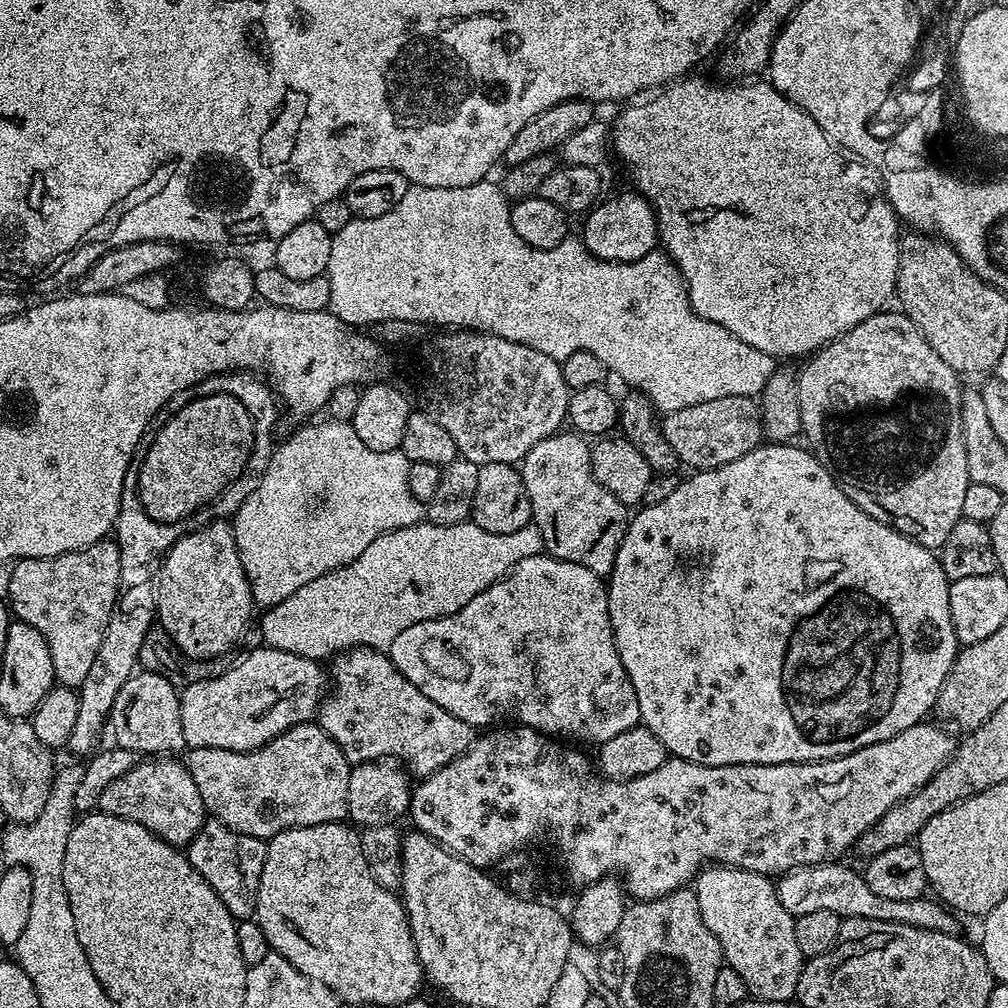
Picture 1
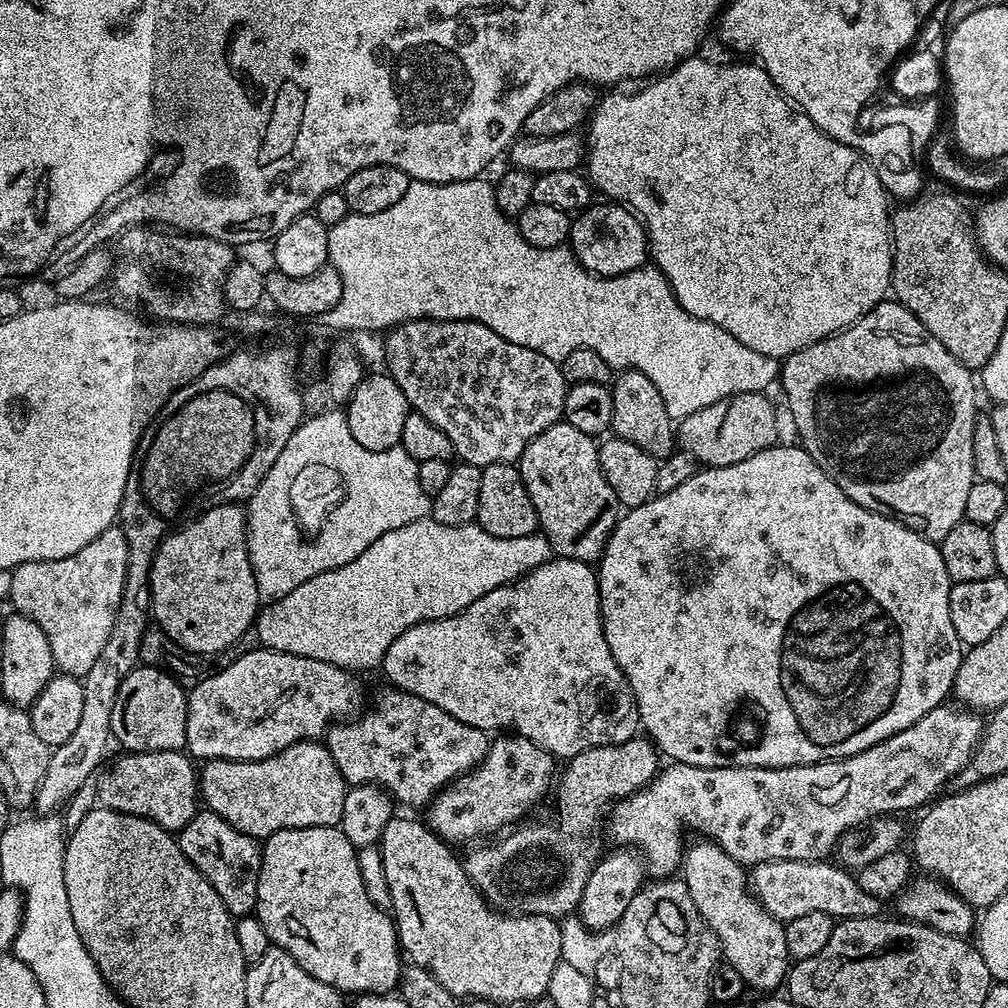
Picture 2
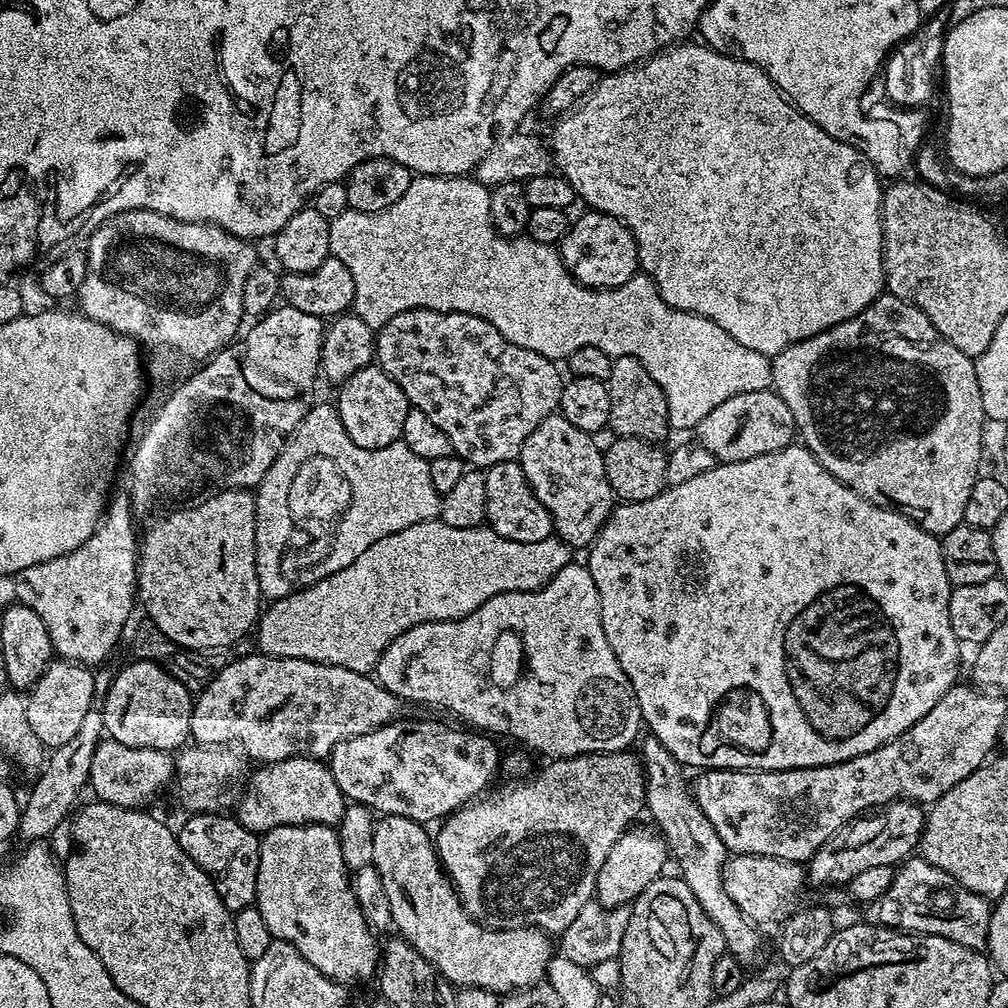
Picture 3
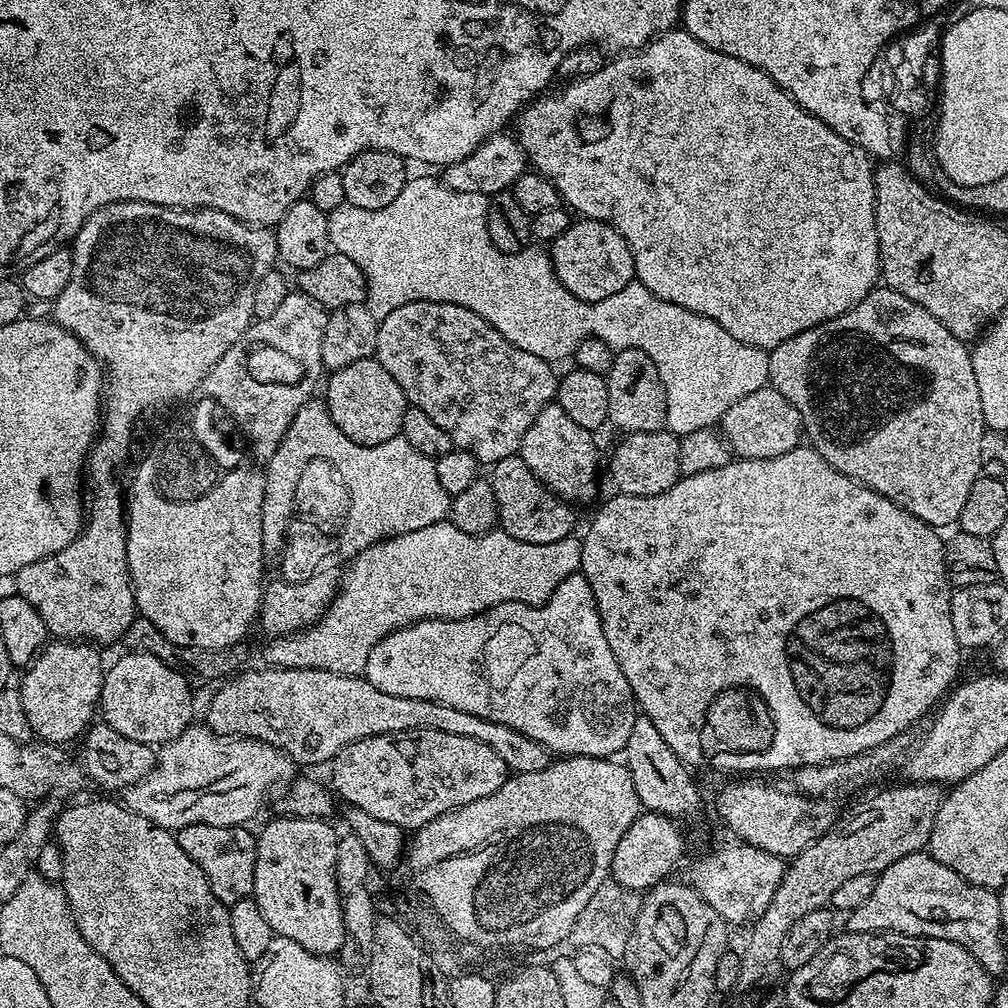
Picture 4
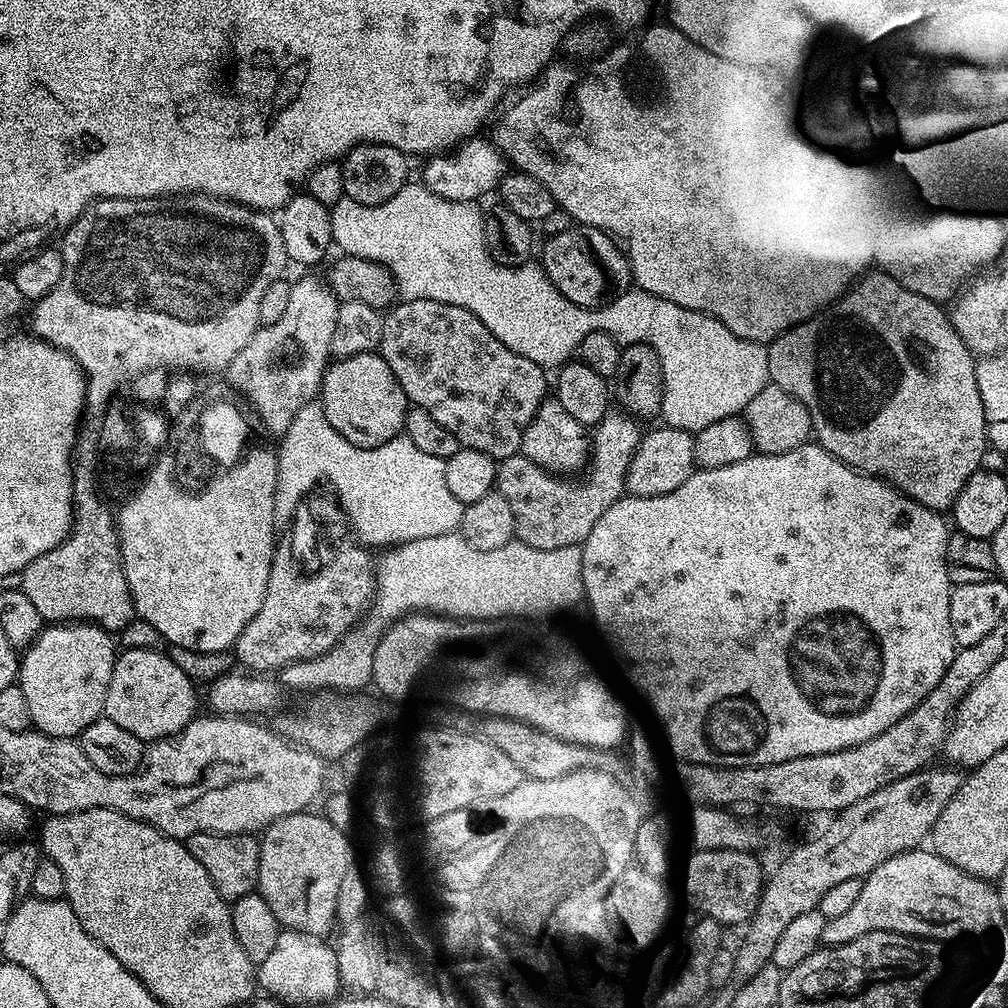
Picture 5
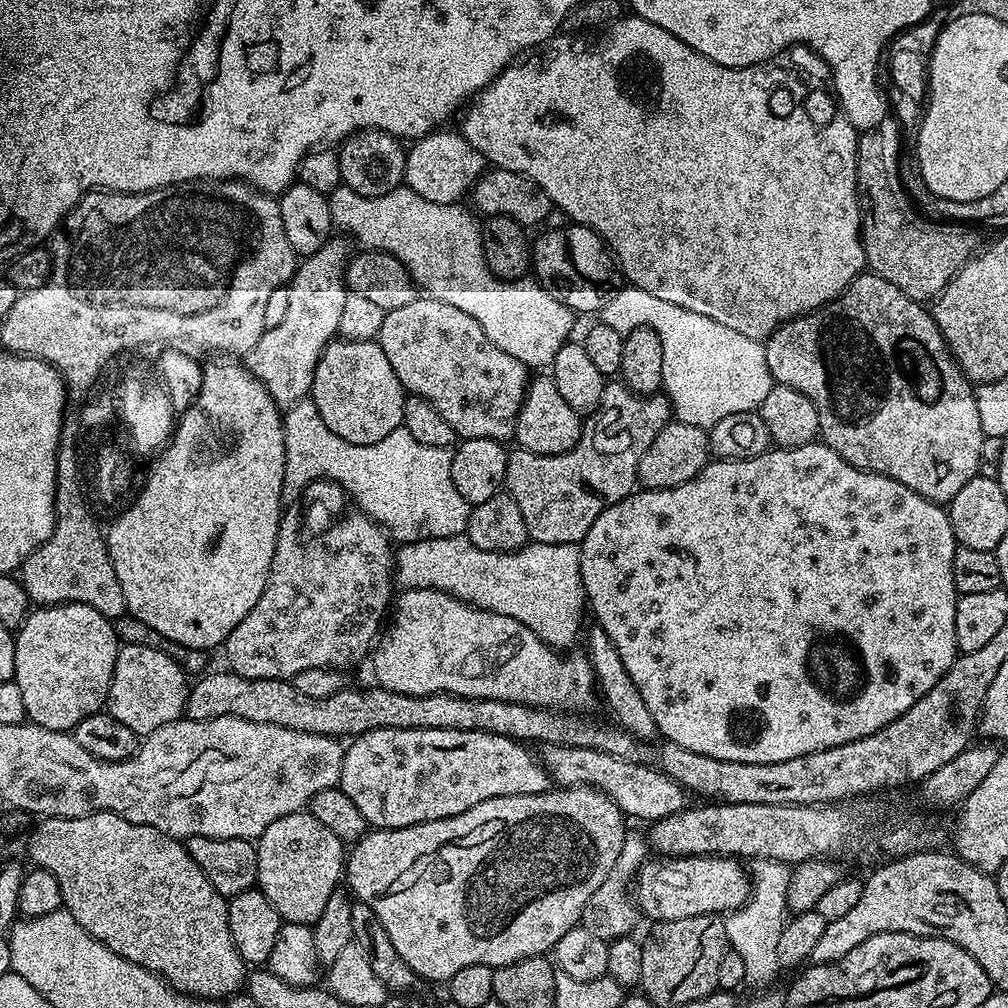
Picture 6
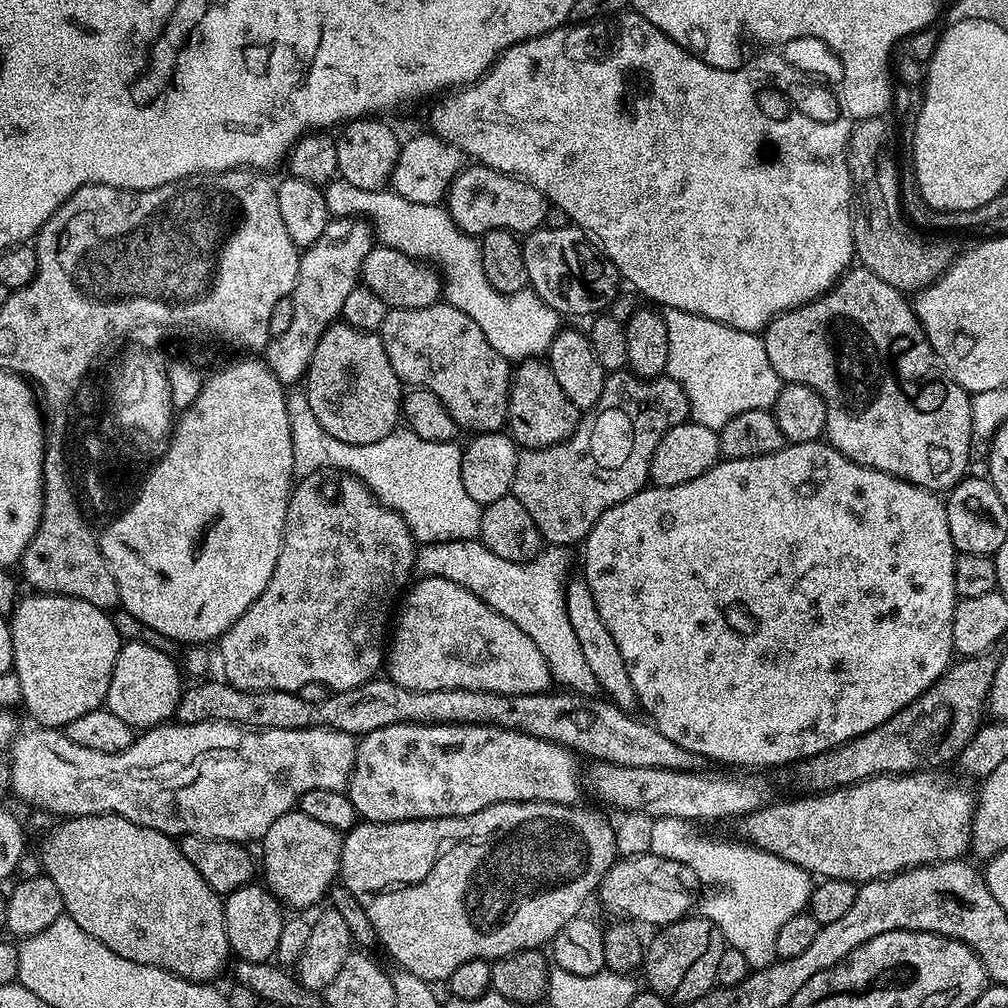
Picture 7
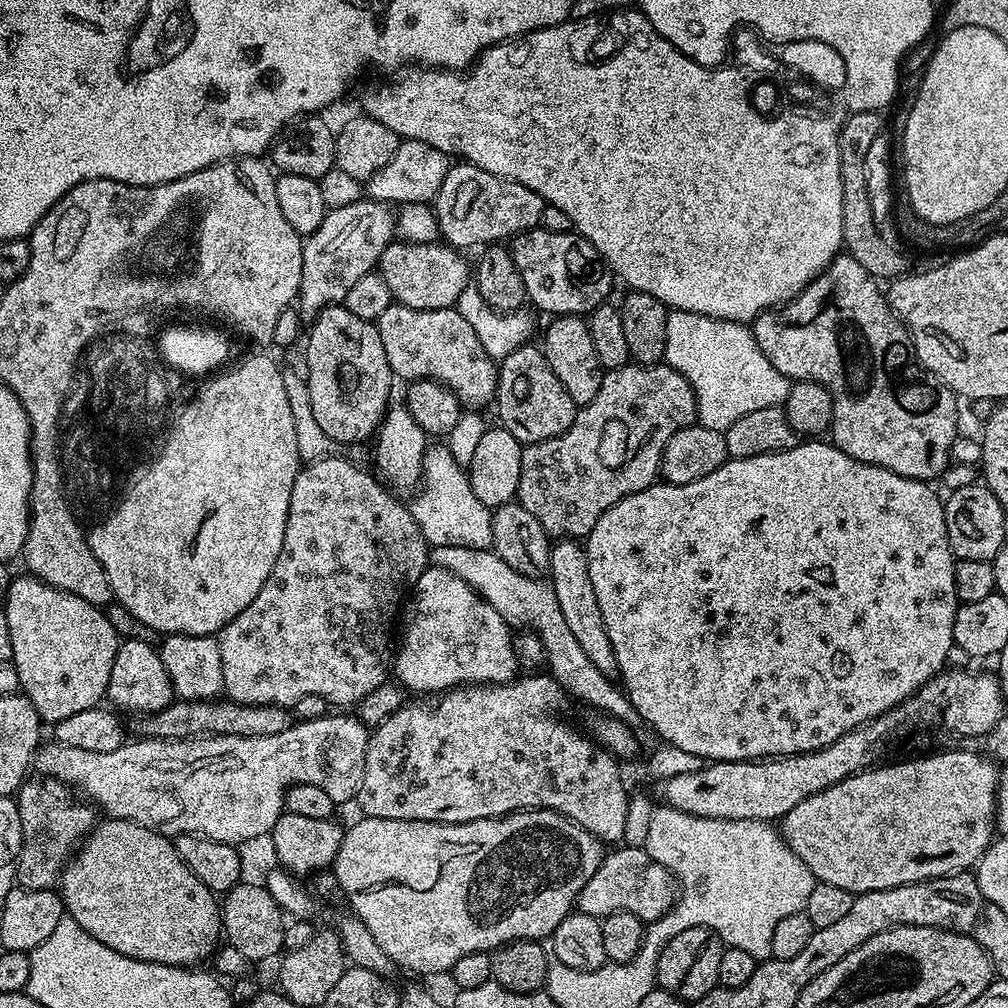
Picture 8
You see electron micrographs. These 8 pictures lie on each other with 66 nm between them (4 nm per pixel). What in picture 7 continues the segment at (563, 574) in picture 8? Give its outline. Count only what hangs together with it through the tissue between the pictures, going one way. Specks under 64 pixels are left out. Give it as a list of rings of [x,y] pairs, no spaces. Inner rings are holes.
[[[583,578],[569,579],[564,585],[566,598],[566,614],[570,614],[570,626],[578,638],[578,646],[586,657],[591,672],[596,679],[596,687],[607,699],[617,704],[623,712],[635,713],[638,708],[634,682],[630,682],[630,673],[626,670],[626,662],[622,662],[622,653],[614,643],[610,630],[606,630],[606,622],[602,622],[602,614],[598,614],[598,606],[594,606],[594,594],[590,594],[590,586]]]

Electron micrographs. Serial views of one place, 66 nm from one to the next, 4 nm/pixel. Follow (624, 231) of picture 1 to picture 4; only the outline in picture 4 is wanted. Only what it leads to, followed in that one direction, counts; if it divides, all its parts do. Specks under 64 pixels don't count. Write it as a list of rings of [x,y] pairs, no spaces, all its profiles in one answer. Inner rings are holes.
[[[577,219],[568,227],[566,234],[558,234],[558,238],[551,241],[550,255],[558,282],[562,282],[570,294],[591,304],[610,298],[610,294],[618,294],[622,286],[633,283],[636,275],[634,258],[626,238],[601,220]]]

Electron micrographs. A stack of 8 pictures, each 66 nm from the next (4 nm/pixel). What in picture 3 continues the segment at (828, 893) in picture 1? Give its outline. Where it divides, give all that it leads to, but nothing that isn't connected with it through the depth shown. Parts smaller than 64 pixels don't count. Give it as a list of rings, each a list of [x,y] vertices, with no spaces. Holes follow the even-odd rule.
[[[733,855],[724,866],[722,879],[726,894],[730,894],[734,906],[742,910],[745,920],[757,925],[768,924],[775,916],[783,917],[797,903],[796,895],[806,885],[806,868],[795,860]]]

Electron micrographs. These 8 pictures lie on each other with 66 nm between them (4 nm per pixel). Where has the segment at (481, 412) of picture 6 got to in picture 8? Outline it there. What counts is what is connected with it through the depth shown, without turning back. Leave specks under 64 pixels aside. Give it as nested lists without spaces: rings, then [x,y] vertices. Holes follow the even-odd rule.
[[[393,303],[386,306],[386,311],[374,322],[378,334],[382,334],[382,347],[386,350],[386,362],[390,362],[393,377],[413,380],[438,380],[447,384],[448,389],[459,398],[461,405],[468,408],[484,408],[496,399],[497,361],[491,360],[482,350],[482,342],[478,342],[478,334],[474,334],[474,326],[462,318],[455,308],[442,310],[414,310],[405,304]]]

